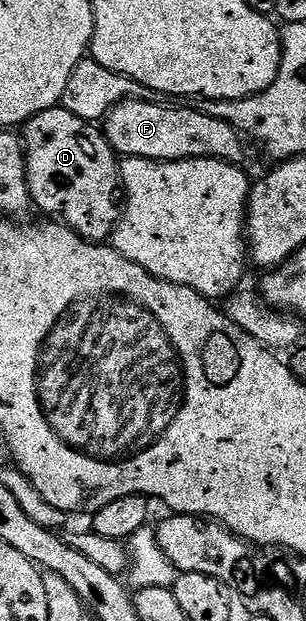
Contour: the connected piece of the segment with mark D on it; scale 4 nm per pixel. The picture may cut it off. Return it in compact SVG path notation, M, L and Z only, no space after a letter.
M59 105L48 109L44 113L40 113L36 117L28 120L20 131L20 138L26 149L26 180L30 189L30 197L35 208L39 207L43 211L43 216L53 217L55 220L61 221L78 234L81 239L86 239L89 243L106 243L113 236L114 230L117 229L122 221L124 214L123 204L120 202L120 159L119 156L110 147L110 142L106 139L105 134L101 130L98 131L93 122L76 117L76 113L68 113L66 108Z

